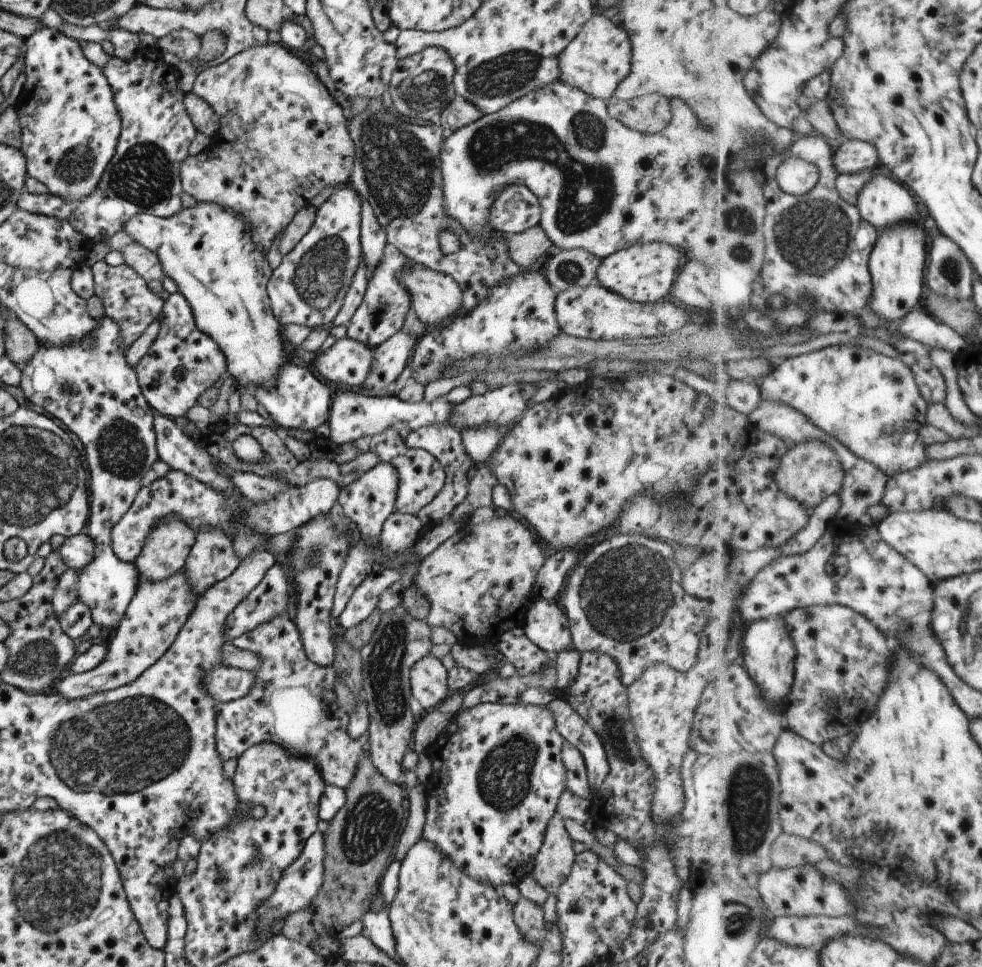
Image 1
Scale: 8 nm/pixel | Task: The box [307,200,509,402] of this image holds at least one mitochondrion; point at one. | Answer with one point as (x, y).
(375, 317)

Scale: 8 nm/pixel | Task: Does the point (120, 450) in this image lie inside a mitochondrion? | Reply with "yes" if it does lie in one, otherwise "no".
yes

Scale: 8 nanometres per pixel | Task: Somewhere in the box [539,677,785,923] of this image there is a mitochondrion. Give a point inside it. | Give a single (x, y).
(749, 798)

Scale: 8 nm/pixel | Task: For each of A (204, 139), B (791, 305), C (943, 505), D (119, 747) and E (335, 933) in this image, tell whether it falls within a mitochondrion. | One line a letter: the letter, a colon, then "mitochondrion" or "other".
A: other
B: other
C: other
D: mitochondrion
E: other

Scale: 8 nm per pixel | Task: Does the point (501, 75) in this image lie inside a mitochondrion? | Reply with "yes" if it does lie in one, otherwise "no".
yes

